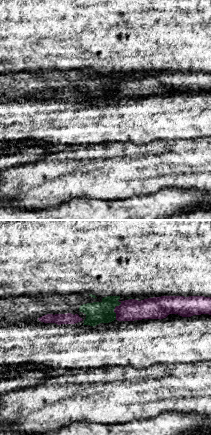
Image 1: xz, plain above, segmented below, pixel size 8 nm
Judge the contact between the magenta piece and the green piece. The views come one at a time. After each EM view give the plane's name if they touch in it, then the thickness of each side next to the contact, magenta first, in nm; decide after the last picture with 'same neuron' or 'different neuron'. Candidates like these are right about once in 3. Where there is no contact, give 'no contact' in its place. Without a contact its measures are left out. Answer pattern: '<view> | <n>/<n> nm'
xz | 180/180 nm

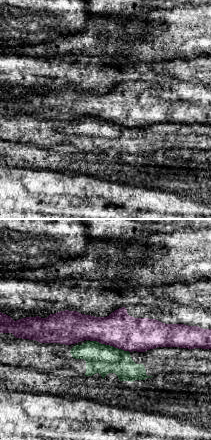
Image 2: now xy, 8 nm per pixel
xy | 280/240 nm

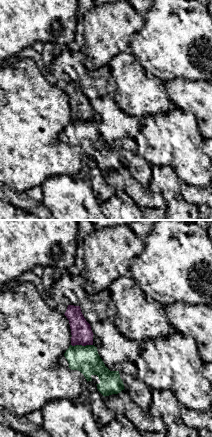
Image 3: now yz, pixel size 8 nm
yz | 170/220 nm

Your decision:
different neuron

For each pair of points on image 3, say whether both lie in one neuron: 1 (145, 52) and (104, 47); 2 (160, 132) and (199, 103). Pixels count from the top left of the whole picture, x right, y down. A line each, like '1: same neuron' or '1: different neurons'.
1: different neurons
2: different neurons

